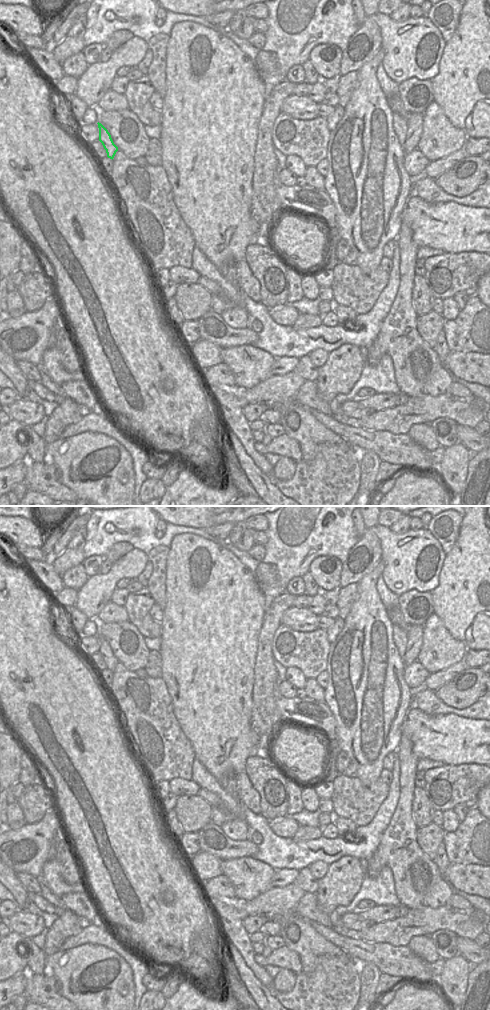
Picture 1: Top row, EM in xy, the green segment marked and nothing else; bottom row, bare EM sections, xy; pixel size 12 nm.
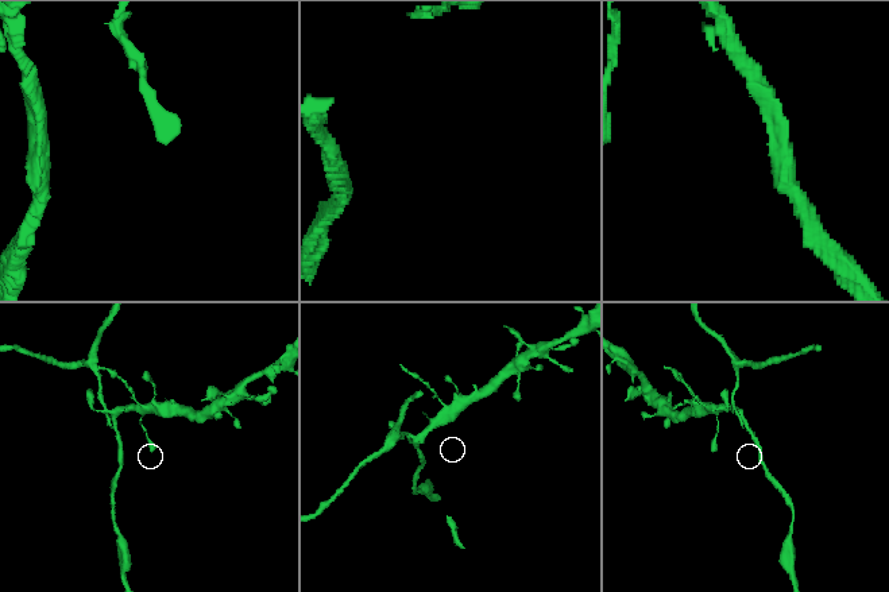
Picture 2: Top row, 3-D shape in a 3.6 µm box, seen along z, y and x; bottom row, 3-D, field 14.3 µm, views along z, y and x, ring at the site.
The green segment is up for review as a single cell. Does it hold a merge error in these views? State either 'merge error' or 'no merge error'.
merge error

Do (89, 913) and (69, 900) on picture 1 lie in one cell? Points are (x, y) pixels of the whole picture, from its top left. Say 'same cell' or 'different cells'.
same cell

